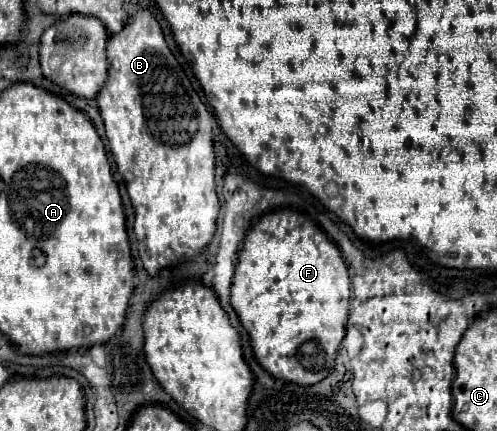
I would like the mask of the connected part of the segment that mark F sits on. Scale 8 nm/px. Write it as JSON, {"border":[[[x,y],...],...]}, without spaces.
{"border":[[[277,210],[265,214],[251,226],[243,250],[239,252],[239,264],[231,284],[231,306],[251,336],[257,362],[273,378],[313,386],[333,370],[337,350],[347,330],[349,298],[351,288],[347,264],[333,240],[329,240],[313,220],[291,210]]]}

